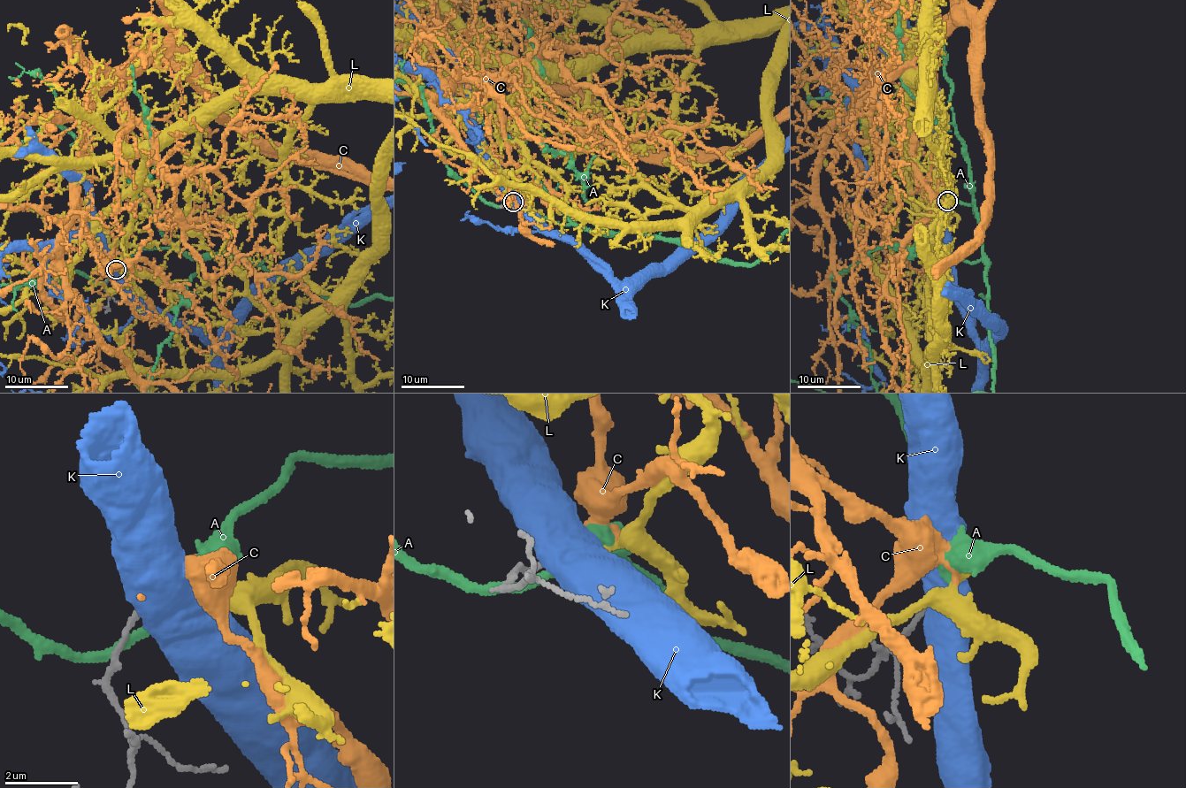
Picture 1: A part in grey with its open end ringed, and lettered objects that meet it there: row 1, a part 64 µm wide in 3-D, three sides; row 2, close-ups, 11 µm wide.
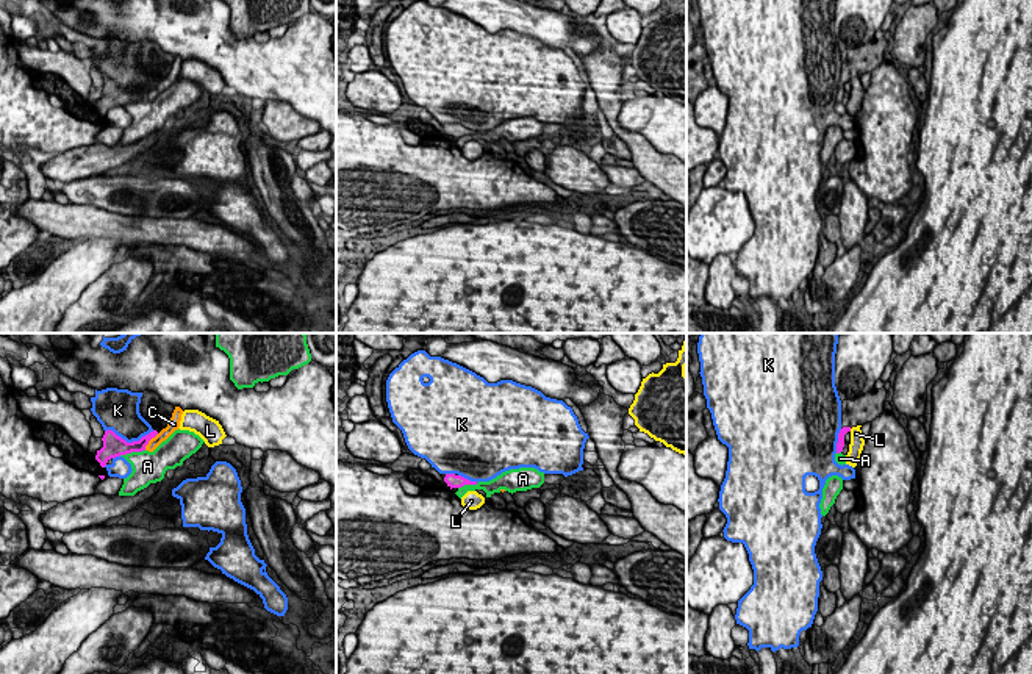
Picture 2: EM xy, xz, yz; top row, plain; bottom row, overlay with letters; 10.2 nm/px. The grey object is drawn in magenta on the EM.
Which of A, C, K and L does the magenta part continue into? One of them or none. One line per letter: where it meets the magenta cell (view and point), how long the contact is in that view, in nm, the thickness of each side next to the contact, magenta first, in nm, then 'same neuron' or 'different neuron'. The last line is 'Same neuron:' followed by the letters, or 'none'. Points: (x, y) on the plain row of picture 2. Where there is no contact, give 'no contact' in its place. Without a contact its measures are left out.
A: contact xy (132, 100); length 280 nm; calibres 220 and 320 nm; different neuron
C: contact xy (149, 89); length 240 nm; calibres 130 and 120 nm; different neuron
K: contact xy (128, 93); length 500 nm; calibres 220 and 340 nm; different neuron
L: no contact; different neuron
Same neuron: none

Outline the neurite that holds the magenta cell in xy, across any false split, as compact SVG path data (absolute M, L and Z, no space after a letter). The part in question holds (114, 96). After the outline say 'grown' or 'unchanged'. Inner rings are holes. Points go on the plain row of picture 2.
M144 41L139 53L141 66L152 75L152 81L142 86L139 91L127 92L120 86L117 86L113 80L106 80L102 91L103 97L97 100L95 109L102 117L111 108L127 105L131 102L142 102L152 88L155 88L163 78L170 72L172 63L175 59L174 55L166 52L158 52L159 45L153 41Z; grown

